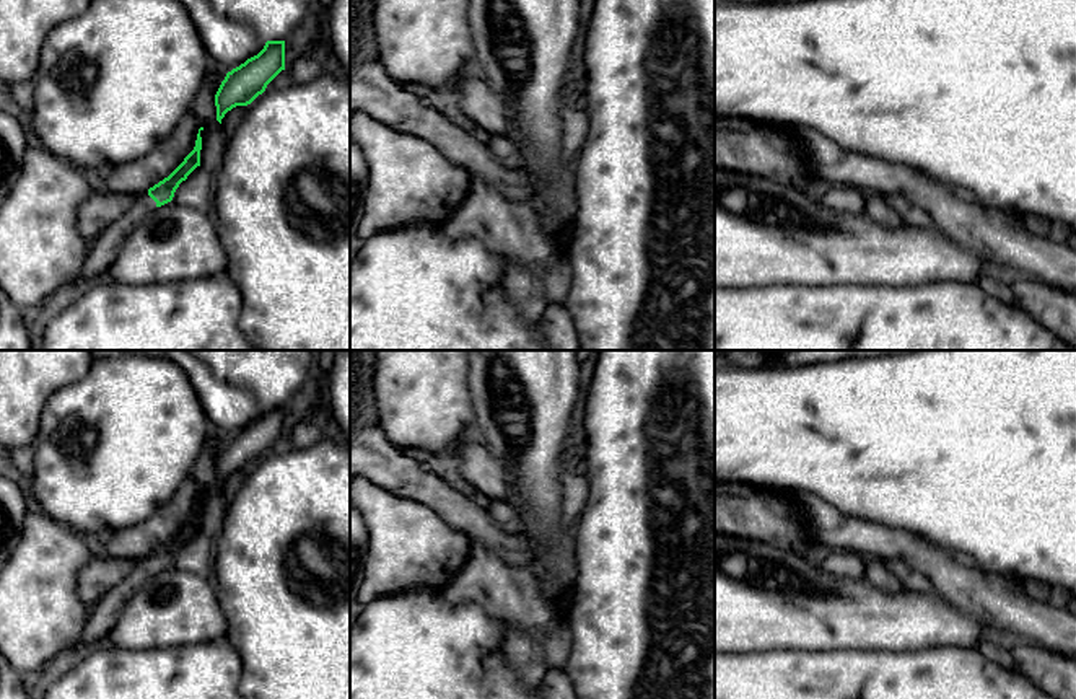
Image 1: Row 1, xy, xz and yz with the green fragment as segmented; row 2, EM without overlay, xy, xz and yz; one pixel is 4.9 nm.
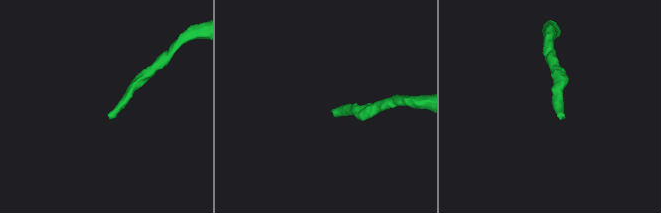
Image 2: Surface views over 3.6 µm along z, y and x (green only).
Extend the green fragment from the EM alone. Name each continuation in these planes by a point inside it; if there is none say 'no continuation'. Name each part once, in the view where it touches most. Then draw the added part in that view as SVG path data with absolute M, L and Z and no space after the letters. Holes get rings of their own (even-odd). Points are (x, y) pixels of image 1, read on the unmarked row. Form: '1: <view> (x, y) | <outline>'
1: xy (103, 616) | M148 557L137 561L133 570L119 585L106 591L93 608L90 608L86 626L72 647L80 648L106 640L124 606L155 574L156 567Z

